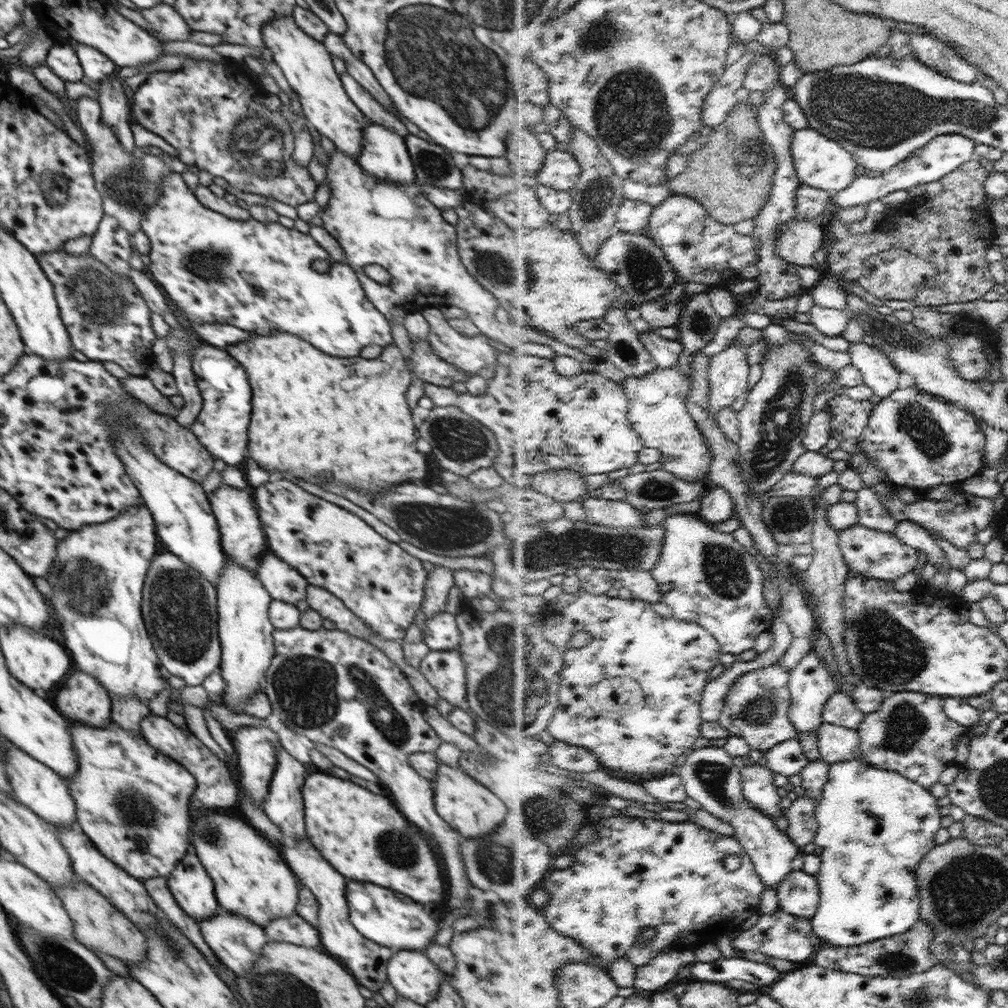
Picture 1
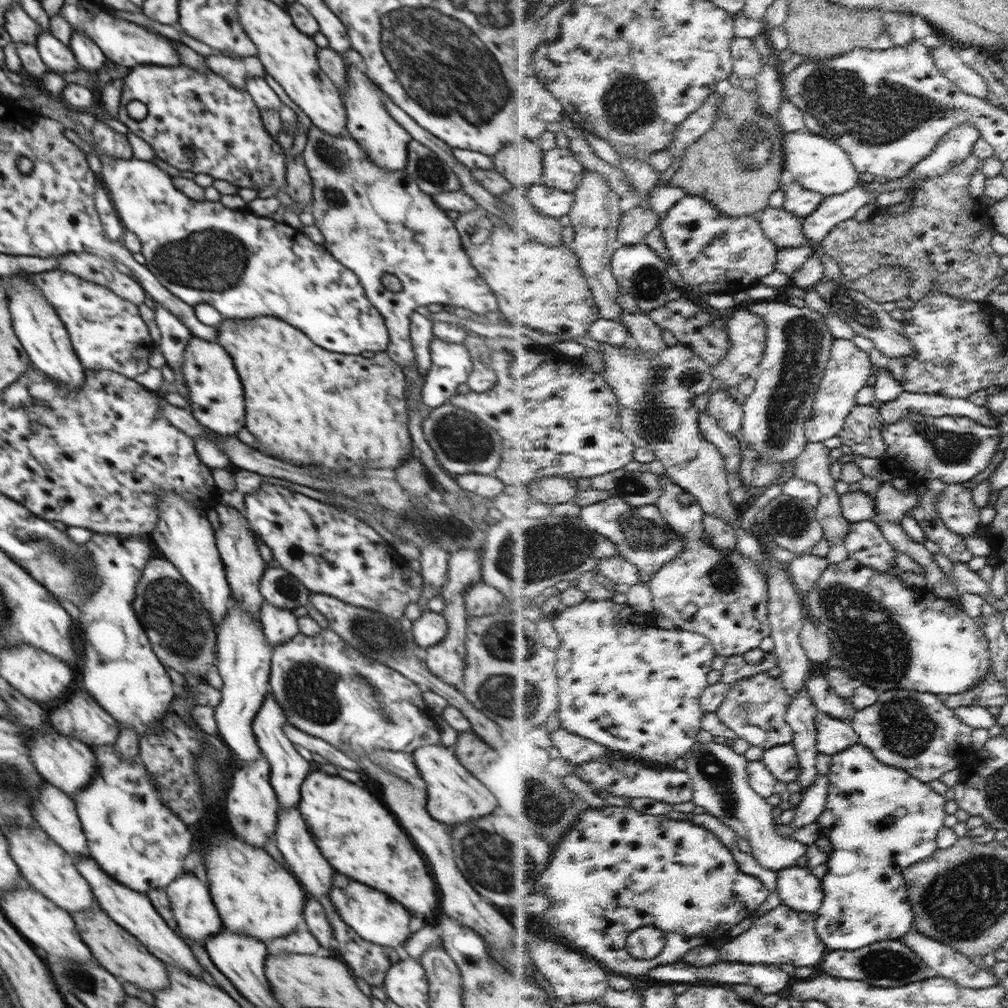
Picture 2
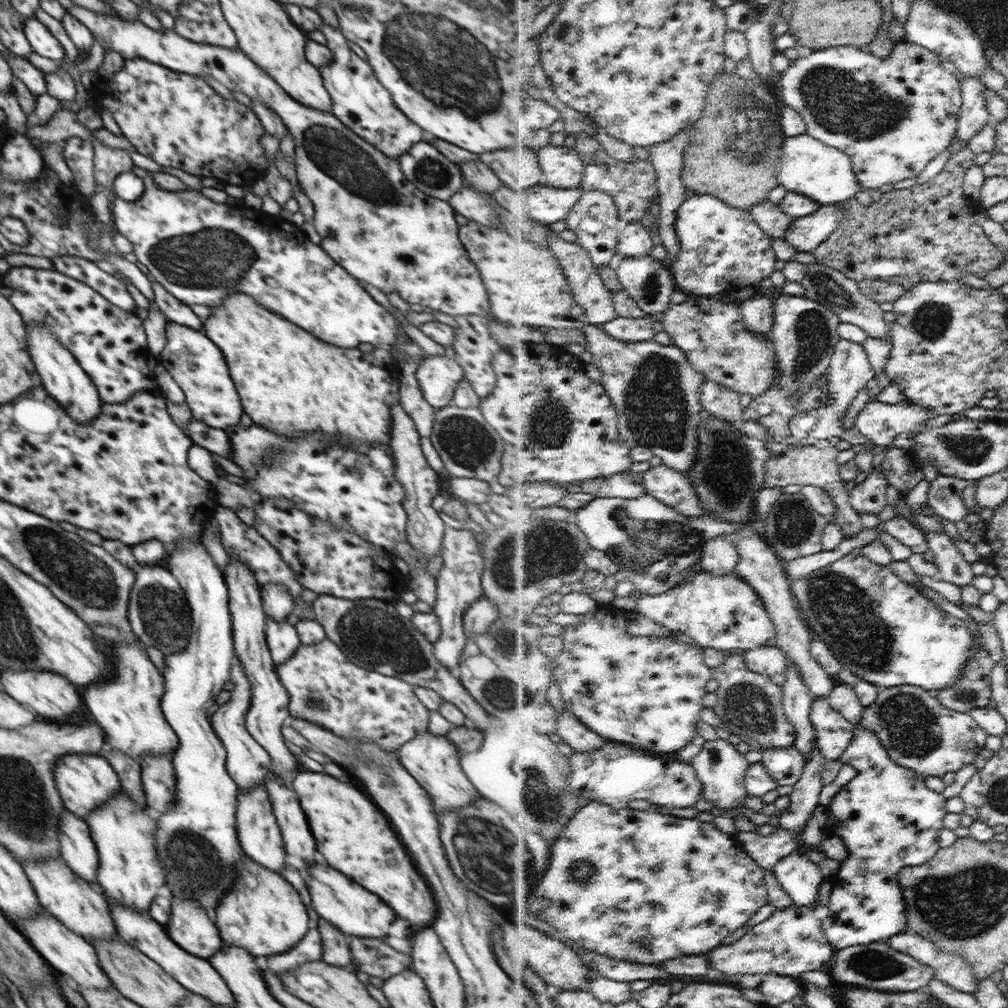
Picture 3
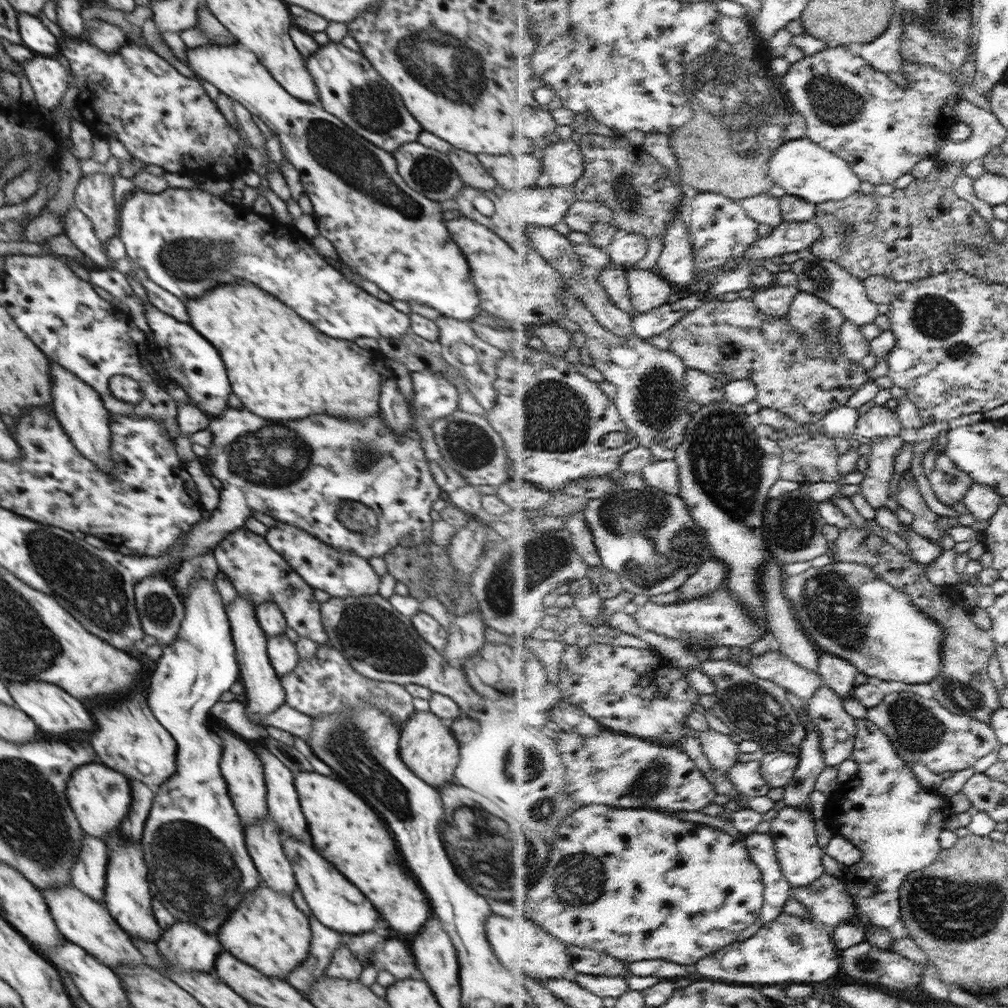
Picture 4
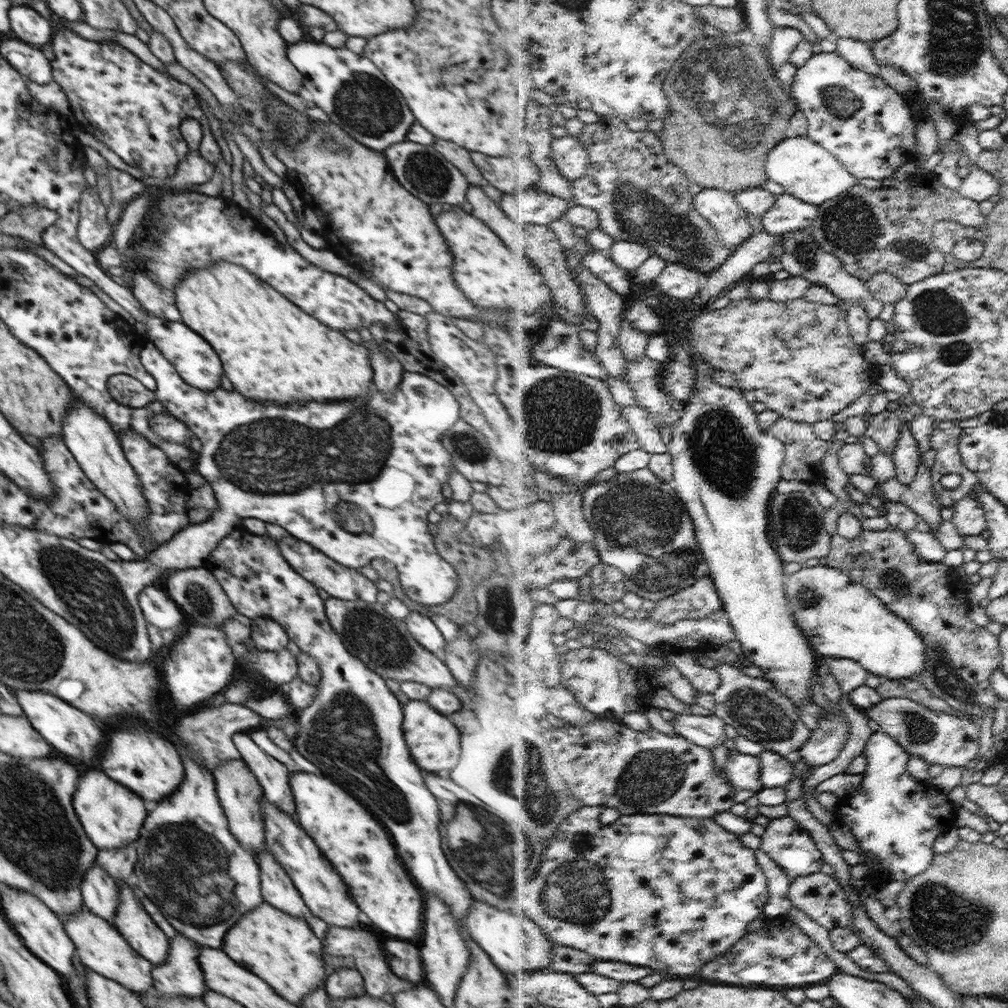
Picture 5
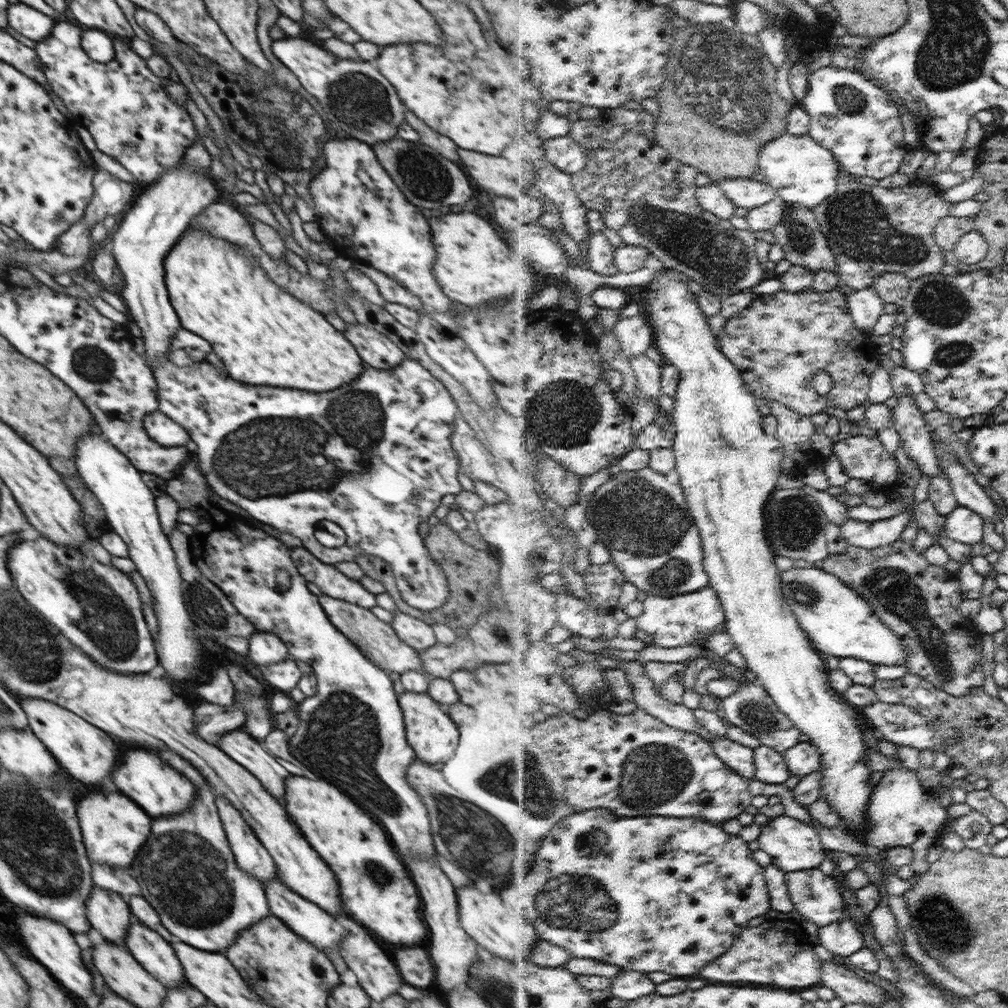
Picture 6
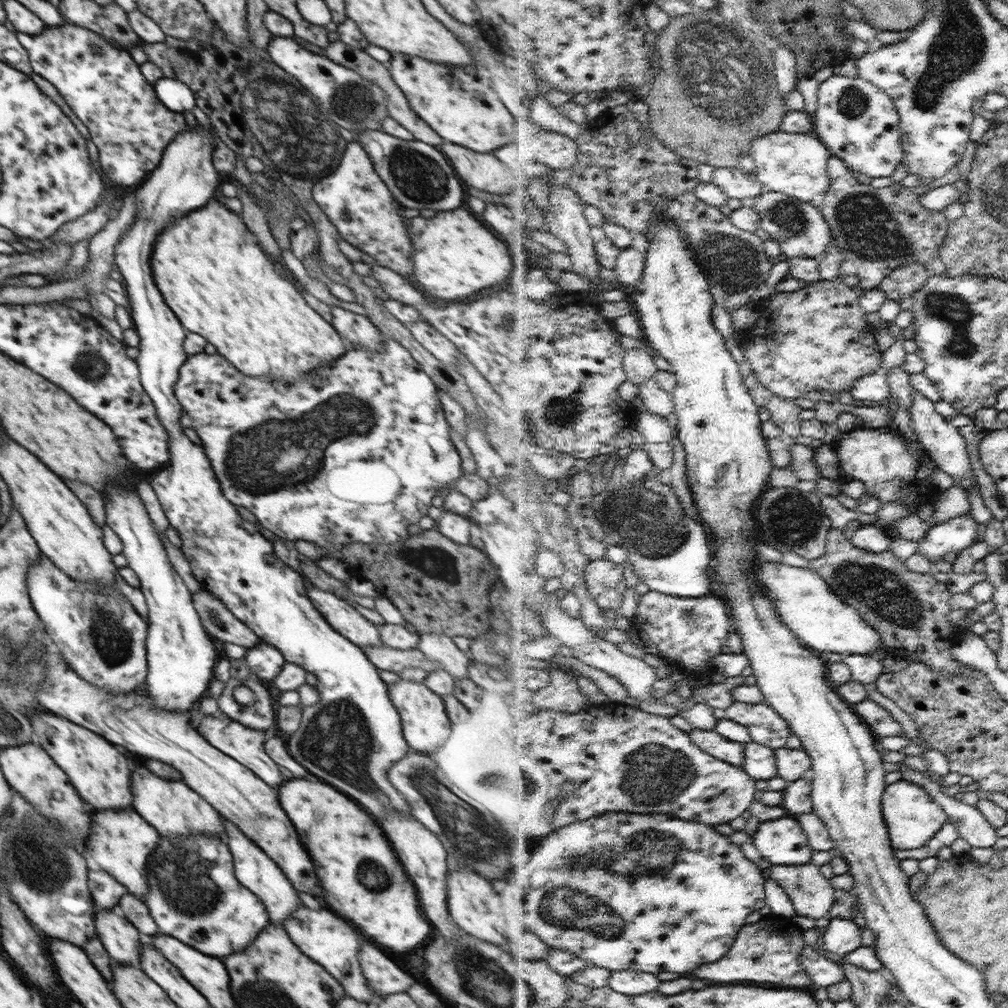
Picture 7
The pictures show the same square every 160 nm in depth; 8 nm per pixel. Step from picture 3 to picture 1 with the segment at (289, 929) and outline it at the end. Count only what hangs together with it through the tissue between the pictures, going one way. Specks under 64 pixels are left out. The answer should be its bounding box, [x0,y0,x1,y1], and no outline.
[191,809,299,926]

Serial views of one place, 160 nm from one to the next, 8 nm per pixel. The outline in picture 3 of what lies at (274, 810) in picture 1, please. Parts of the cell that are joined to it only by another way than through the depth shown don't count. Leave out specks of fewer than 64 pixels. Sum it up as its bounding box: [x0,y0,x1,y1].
[224,560,299,786]

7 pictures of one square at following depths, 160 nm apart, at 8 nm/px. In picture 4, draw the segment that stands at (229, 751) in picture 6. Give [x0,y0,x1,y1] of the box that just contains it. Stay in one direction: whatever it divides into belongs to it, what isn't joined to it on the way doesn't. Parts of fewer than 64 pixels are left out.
[252,747,306,840]

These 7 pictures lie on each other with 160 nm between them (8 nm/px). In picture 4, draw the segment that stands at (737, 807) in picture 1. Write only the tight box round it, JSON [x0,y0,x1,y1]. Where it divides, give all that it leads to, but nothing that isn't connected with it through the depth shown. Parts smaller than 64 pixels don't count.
[698,729,741,775]

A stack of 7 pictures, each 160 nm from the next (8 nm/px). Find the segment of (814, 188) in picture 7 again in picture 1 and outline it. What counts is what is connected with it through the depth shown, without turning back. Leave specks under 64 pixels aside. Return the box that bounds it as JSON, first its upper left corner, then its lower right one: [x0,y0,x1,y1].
[793,127,859,193]

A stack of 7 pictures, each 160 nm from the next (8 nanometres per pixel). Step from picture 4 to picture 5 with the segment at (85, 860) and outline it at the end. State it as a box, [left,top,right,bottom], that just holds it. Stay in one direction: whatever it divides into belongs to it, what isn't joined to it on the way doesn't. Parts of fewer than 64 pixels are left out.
[81,860,119,925]

